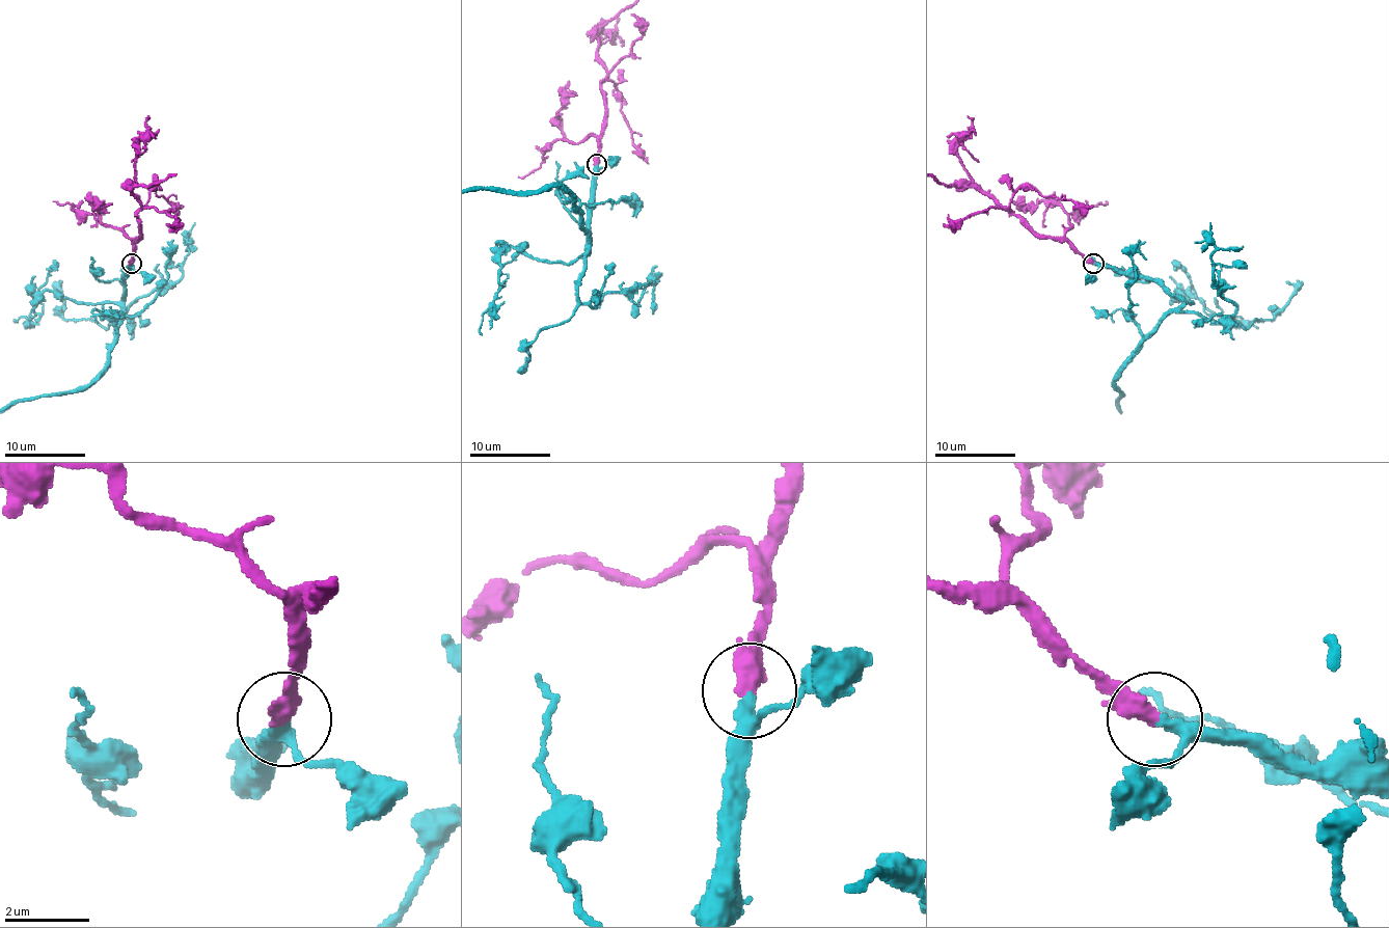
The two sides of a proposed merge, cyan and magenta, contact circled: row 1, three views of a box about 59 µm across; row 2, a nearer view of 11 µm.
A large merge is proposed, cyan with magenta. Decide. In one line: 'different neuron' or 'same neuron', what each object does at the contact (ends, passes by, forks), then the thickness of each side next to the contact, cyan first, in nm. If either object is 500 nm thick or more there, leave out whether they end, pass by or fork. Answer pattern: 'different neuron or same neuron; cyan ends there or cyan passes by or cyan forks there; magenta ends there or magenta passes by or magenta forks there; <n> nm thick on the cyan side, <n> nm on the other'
same neuron; cyan passes by; magenta ends there; 220 nm thick on the cyan side, 480 nm on the other

